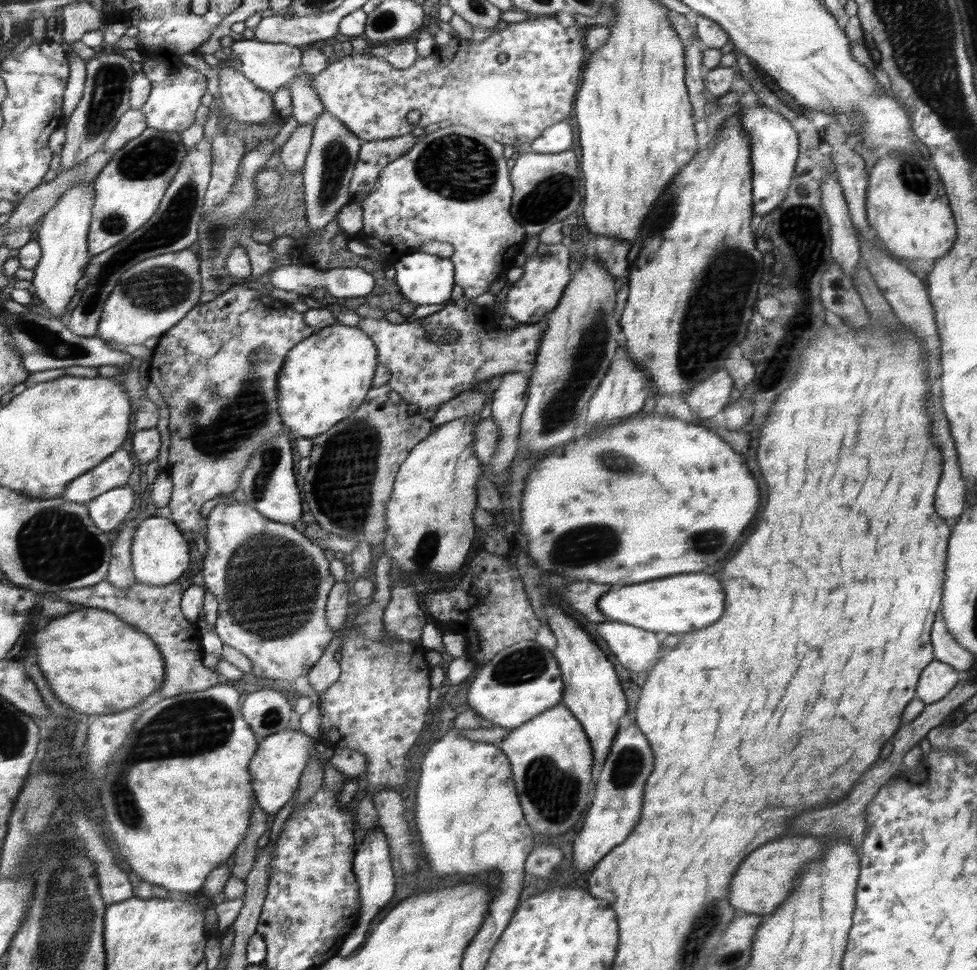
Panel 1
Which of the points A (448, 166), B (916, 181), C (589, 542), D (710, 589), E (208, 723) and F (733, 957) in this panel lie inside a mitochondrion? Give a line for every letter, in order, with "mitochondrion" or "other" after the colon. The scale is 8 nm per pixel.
A: mitochondrion
B: mitochondrion
C: mitochondrion
D: other
E: mitochondrion
F: mitochondrion

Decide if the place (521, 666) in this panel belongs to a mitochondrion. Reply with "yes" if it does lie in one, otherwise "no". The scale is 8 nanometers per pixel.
yes

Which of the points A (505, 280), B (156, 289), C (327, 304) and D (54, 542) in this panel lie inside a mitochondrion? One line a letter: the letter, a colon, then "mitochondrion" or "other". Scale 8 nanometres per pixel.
A: other
B: mitochondrion
C: other
D: mitochondrion

